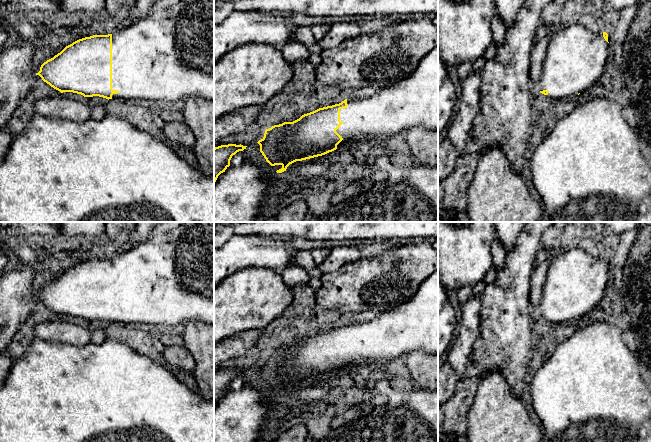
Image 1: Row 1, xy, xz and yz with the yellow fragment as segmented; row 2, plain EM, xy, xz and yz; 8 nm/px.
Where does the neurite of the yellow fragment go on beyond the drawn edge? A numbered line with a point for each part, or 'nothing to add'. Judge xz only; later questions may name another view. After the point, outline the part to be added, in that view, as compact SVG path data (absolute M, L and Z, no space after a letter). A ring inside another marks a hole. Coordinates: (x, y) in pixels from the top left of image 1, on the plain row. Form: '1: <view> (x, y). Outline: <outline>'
1: xz (413, 326). Outline: M438 271L408 302L373 320L345 323L348 330L340 333L343 348L336 354L343 364L337 373L350 366L368 370L381 359L392 360L413 351L438 355Z

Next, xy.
1: xy (168, 280). Outline: M184 222L168 232L158 233L148 241L116 253L112 257L112 313L118 315L112 319L112 323L126 325L140 323L174 327L193 320L214 325L214 222Z

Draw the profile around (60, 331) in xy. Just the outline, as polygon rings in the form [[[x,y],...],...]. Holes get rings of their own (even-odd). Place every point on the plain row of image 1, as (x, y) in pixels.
[[[64,319],[37,323],[35,336],[41,340],[83,347],[91,343],[92,332],[82,324],[67,322]]]

